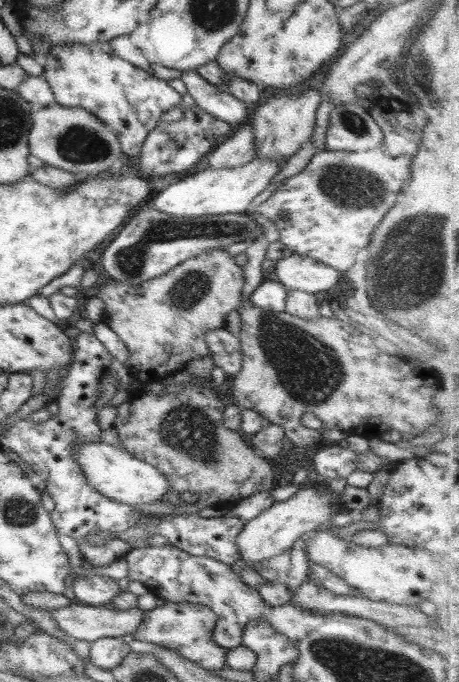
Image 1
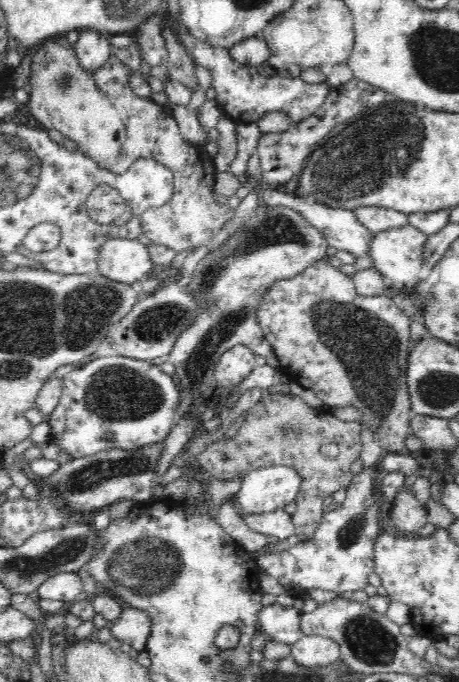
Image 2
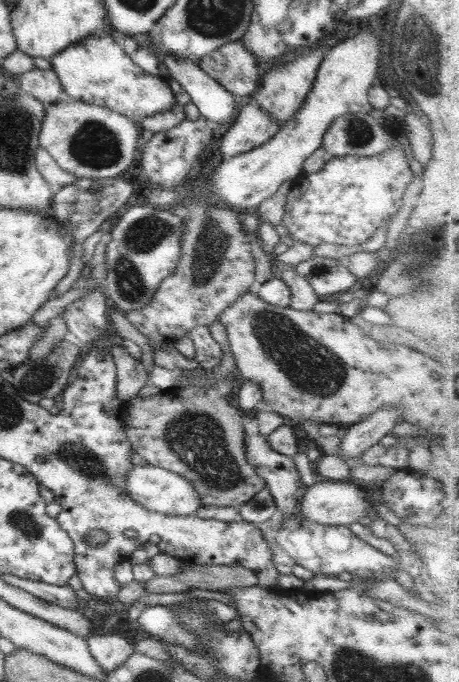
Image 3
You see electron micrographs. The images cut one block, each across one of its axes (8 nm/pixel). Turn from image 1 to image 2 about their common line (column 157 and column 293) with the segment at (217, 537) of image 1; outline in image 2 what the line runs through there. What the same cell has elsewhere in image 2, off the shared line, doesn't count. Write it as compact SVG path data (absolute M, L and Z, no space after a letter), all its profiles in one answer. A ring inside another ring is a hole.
M283 509L264 514L245 514L242 518L244 518L244 523L250 527L250 530L275 538L270 546L295 534L293 517Z

